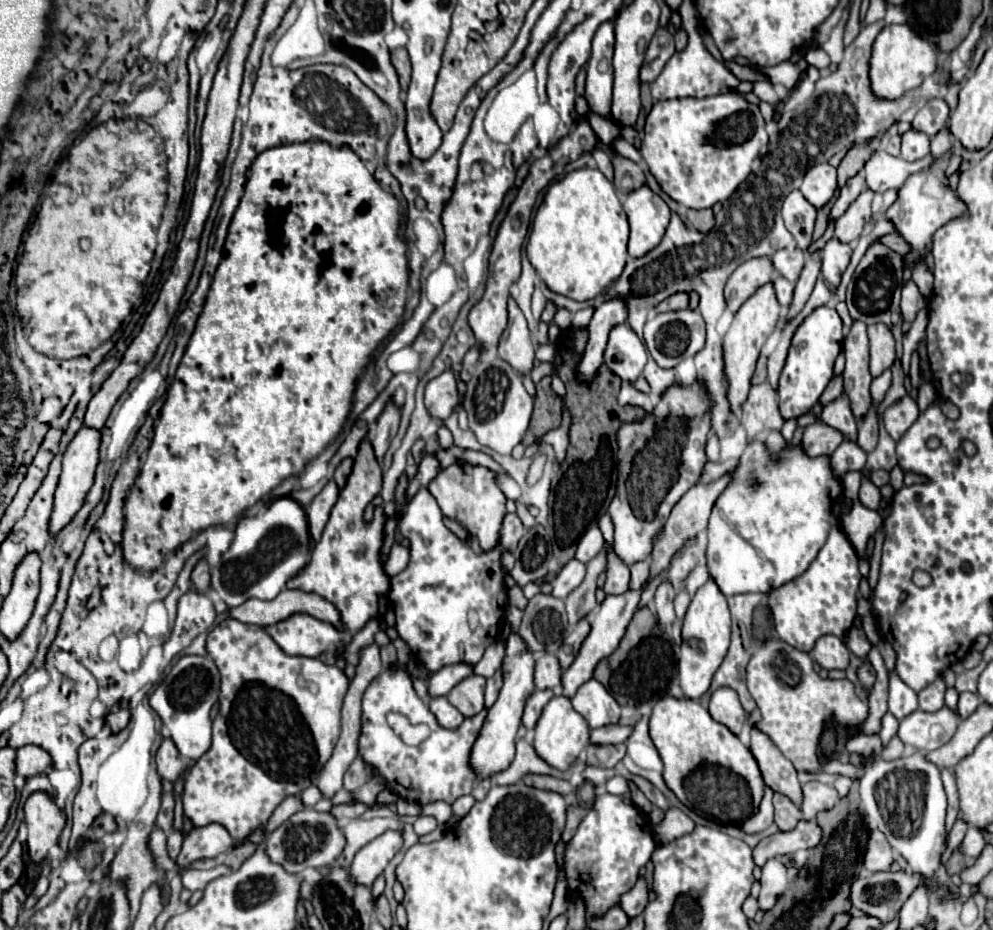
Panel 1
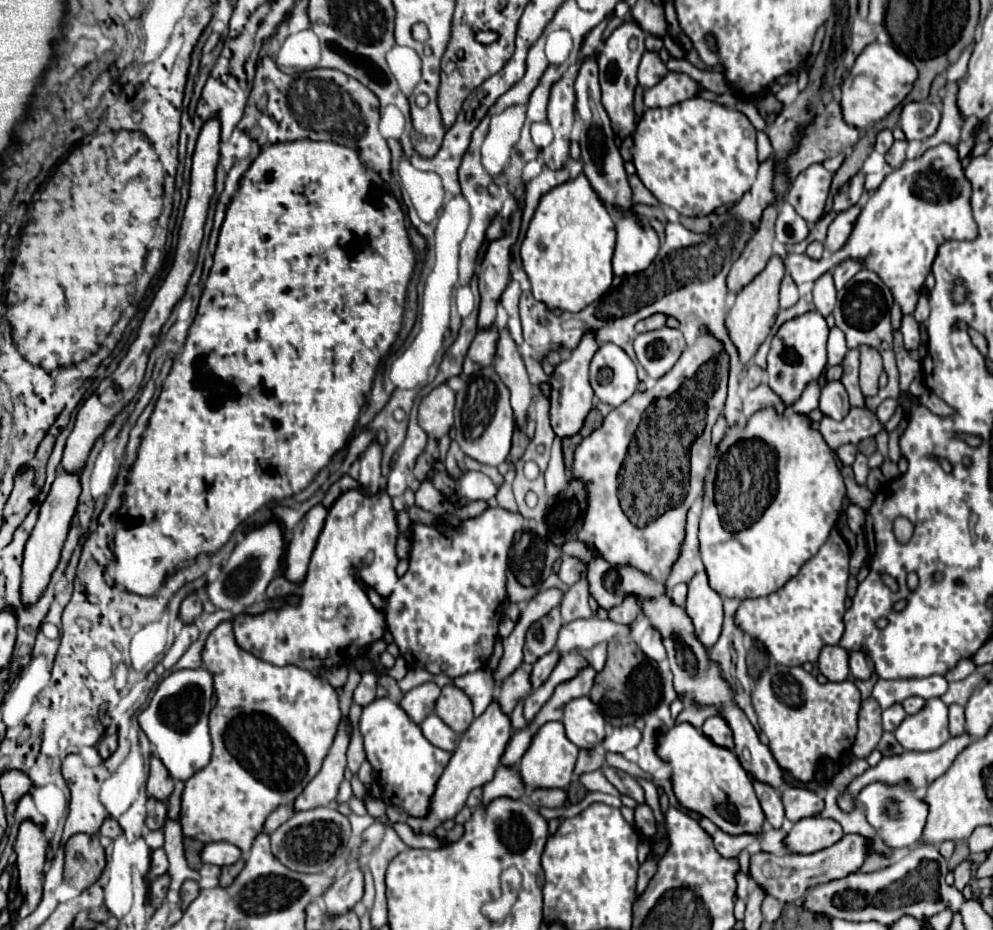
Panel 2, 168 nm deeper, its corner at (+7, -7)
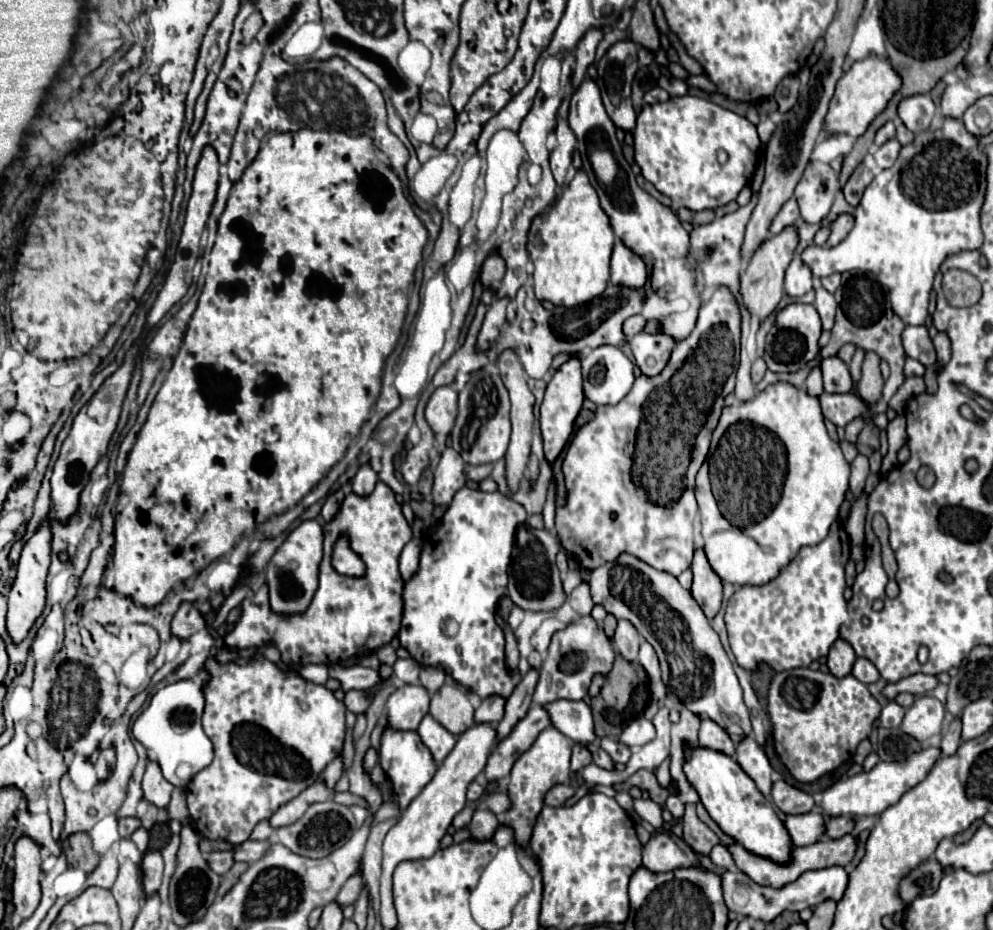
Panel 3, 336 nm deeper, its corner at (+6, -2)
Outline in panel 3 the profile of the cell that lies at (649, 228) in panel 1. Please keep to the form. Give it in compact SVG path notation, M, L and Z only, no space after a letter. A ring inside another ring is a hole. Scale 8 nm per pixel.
M616 240L612 252L612 270L610 278L614 284L640 288L648 280L648 268L640 256L636 256L622 240Z

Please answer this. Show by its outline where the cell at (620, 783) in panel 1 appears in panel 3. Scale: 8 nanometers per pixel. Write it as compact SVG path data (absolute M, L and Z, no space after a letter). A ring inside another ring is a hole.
M638 798L634 800L634 810L646 820L650 822L654 828L662 828L662 812L660 812L660 806L656 802L652 802L650 798L644 800L644 798Z

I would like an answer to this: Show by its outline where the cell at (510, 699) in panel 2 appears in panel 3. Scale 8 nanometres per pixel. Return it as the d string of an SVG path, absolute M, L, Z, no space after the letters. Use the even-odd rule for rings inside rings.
M488 696L476 708L474 720L476 722L492 722L492 724L498 724L502 720L502 716L504 716L504 708L506 708L506 698L502 698L502 696Z

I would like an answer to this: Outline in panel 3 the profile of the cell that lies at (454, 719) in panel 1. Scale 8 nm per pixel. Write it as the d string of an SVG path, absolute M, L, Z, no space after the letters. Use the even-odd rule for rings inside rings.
M430 714L424 716L424 720L418 726L418 734L422 738L422 742L430 748L434 760L440 764L448 752L454 748L456 744L456 736L452 732L448 732L438 720L434 720Z

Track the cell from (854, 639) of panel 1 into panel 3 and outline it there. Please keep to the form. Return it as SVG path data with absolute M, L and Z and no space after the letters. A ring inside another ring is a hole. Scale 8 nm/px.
M858 658L856 664L854 664L854 668L852 668L852 674L854 674L860 682L864 682L864 684L876 682L876 680L880 678L876 666L874 666L868 658Z

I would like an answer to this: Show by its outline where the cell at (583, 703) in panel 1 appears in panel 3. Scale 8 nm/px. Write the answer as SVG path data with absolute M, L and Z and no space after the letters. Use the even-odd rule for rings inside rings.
M556 700L546 704L552 726L578 744L592 744L596 740L592 710L584 700Z

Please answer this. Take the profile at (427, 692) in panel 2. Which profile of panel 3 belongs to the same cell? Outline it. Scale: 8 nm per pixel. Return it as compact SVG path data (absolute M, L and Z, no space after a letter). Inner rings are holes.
M420 684L400 686L386 702L388 724L396 730L416 730L428 714L430 692Z

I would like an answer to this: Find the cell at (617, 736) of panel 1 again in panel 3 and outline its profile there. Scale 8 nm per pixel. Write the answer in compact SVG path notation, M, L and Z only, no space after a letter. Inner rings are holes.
M636 718L622 730L622 734L618 736L618 742L632 748L632 746L644 746L654 736L656 736L656 730L654 730L652 722L646 718Z

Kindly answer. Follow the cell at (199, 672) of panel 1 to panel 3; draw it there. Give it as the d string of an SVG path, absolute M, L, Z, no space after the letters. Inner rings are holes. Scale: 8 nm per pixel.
M178 680L160 688L148 708L136 718L132 726L132 734L138 742L144 744L148 758L158 762L164 778L180 788L186 788L196 772L206 768L212 762L212 742L204 734L200 724L204 712L204 688L194 680Z

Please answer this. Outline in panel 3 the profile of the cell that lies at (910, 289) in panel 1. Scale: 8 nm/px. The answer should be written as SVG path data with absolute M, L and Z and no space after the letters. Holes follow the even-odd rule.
M906 326L902 332L902 344L906 356L922 362L924 366L936 364L936 352L926 326Z

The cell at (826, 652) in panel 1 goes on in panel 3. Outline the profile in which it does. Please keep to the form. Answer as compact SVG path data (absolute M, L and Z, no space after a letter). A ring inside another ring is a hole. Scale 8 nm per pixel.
M836 640L828 652L828 668L836 678L844 678L850 674L854 666L856 654L854 648L846 640Z

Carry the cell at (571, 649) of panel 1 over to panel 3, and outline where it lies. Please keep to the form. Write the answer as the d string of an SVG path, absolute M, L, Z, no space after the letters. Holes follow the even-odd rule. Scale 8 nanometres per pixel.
M530 668L530 672L522 678L522 682L514 688L512 696L508 696L506 700L506 714L502 718L502 722L496 726L498 732L498 740L502 740L504 736L510 734L510 730L514 728L514 724L528 712L530 704L532 704L532 692L538 684L538 670Z

